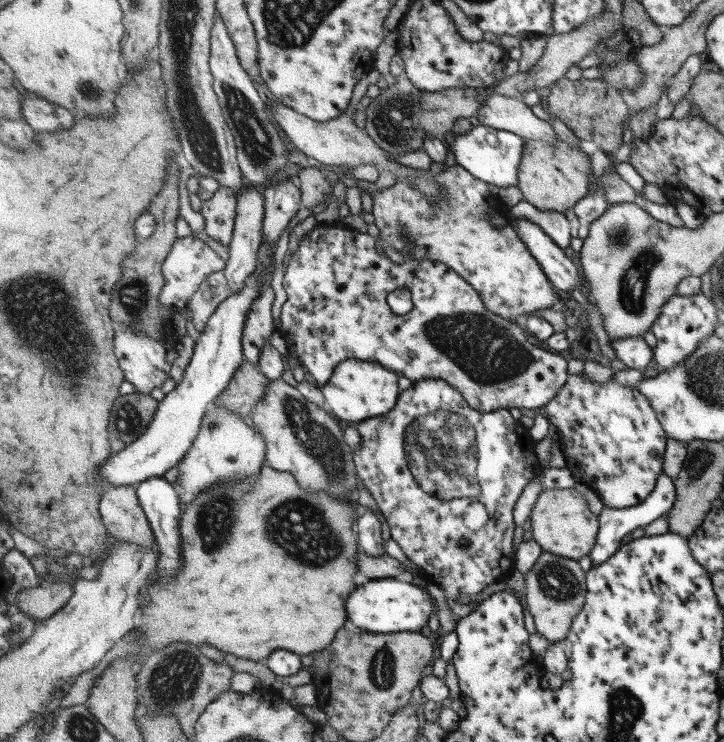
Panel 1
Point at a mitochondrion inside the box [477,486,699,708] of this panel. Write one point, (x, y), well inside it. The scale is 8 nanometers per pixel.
(556, 581)

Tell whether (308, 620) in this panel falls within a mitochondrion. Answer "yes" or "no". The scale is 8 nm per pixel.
no

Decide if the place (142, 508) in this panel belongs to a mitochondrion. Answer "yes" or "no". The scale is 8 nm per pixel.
no

